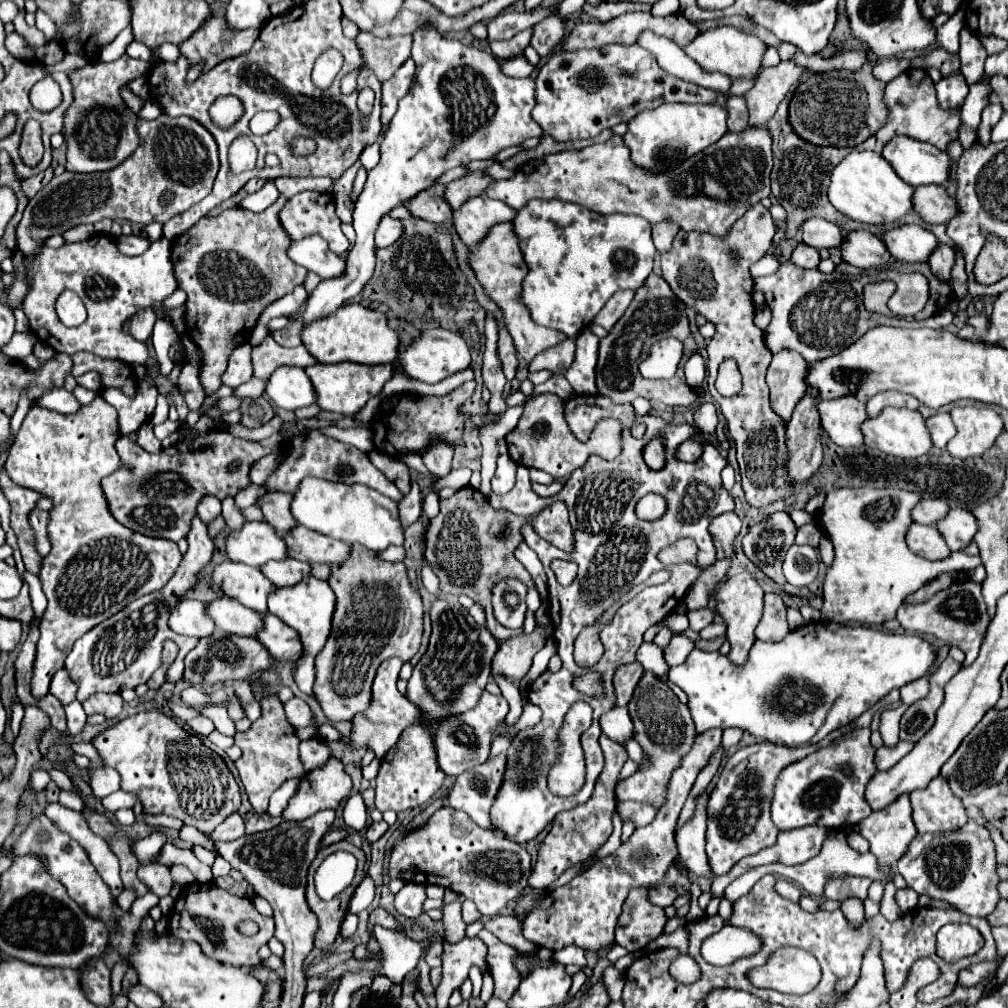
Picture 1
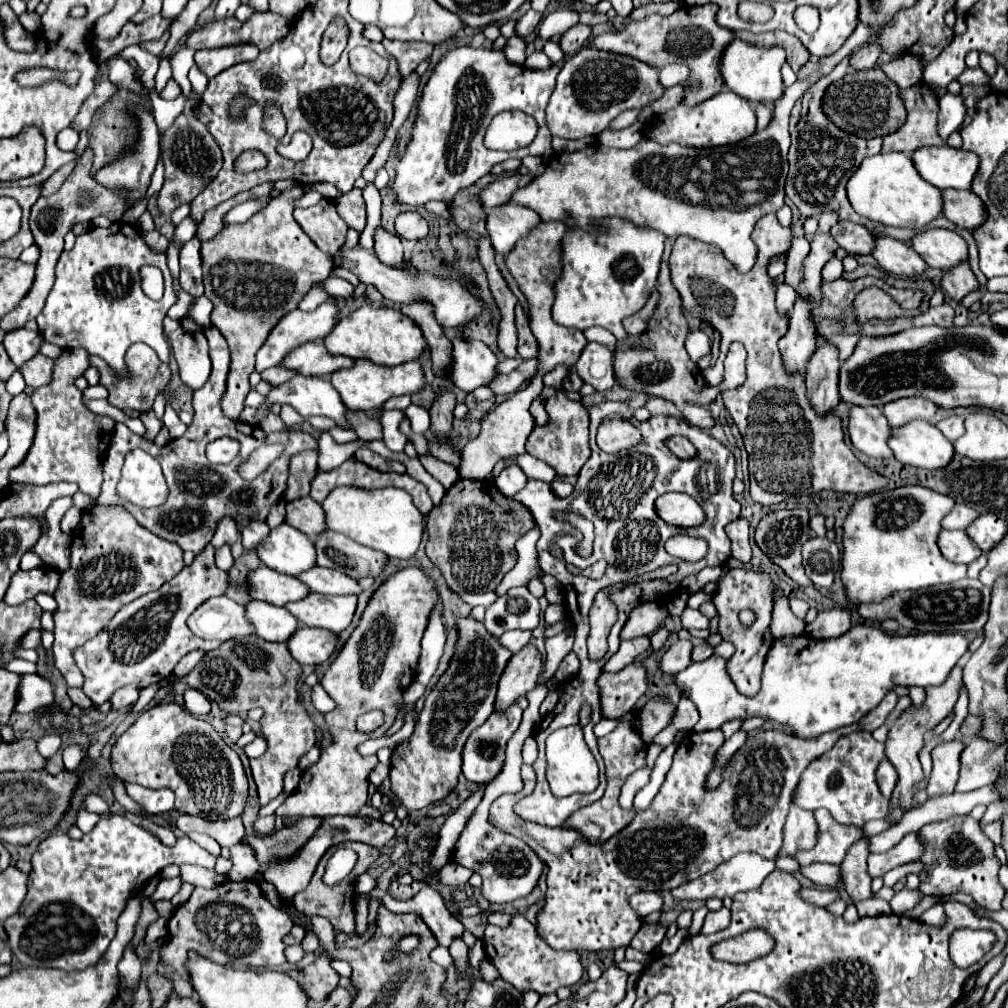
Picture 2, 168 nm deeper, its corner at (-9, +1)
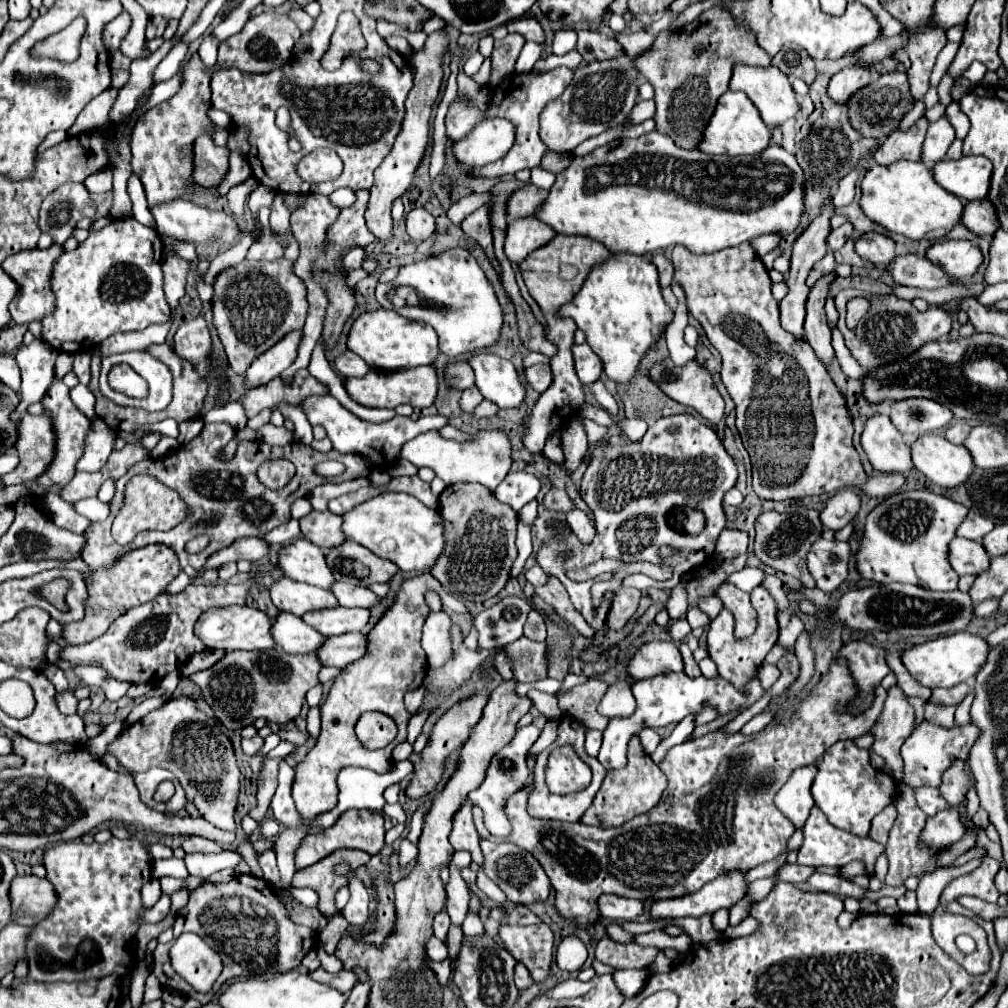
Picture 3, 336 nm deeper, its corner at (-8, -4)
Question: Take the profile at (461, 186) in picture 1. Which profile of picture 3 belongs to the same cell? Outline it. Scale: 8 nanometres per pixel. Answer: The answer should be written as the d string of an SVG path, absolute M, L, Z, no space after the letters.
M526 185L522 189L518 189L510 201L508 201L508 217L510 219L518 219L518 217L532 217L536 213L536 209L540 209L540 205L546 201L548 191L538 189L534 185Z

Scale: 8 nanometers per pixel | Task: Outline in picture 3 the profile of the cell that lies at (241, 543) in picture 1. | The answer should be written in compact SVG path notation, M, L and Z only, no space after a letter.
M308 539L292 541L290 545L282 547L278 557L284 575L294 581L302 581L322 589L330 589L336 581L332 571L328 569L324 551Z

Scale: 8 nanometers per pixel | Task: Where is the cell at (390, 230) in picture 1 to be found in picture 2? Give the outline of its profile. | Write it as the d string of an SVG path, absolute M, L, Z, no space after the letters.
M409 210L409 212L401 212L397 218L395 218L395 234L399 238L405 238L405 240L419 240L423 236L427 236L427 222L415 212L415 210Z

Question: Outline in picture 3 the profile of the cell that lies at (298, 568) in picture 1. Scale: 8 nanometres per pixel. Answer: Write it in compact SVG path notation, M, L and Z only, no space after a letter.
M334 583L332 593L336 595L336 599L340 601L342 607L374 607L380 603L380 597L376 593L372 593L368 587L358 587L352 583Z

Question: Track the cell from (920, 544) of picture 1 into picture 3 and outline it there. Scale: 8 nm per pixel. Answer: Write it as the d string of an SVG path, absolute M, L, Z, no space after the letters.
M956 537L950 543L950 565L958 575L978 575L990 565L990 557L982 543Z

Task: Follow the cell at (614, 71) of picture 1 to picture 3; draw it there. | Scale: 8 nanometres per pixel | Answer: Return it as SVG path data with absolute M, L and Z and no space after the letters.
M628 57L580 65L566 91L556 101L548 103L540 115L542 143L554 153L572 153L588 137L616 127L622 119L626 119L636 103L636 79L638 71L630 65Z

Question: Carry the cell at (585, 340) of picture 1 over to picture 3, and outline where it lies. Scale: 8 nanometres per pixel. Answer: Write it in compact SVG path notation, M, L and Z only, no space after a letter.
M572 345L572 355L574 355L574 369L578 379L584 385L594 383L602 375L602 361L600 357L590 349L590 345Z

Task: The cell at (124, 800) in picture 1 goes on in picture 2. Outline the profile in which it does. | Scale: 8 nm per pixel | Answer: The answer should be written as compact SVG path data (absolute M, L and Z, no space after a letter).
M125 784L127 794L141 804L149 814L163 814L173 810L173 794L169 790L149 790L139 784Z

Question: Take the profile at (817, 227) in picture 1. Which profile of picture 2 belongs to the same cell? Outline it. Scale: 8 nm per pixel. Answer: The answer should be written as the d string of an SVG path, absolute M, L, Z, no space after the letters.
M841 220L831 228L831 232L833 232L833 238L837 240L837 244L843 250L847 250L847 254L851 254L851 256L871 254L871 250L873 250L873 244L875 244L873 234L861 224Z

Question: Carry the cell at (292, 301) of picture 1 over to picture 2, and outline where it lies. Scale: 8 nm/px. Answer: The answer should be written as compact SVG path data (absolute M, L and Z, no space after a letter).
M325 278L325 280L321 280L321 282L313 284L313 286L325 288L325 292L329 296L343 296L343 298L347 298L347 296L353 294L353 286L349 282L345 282L345 280L339 280L339 278Z

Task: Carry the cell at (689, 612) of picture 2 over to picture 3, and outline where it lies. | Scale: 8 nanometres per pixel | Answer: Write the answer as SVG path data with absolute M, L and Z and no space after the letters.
M678 619L678 621L670 623L670 627L668 627L668 635L670 635L674 641L682 641L688 633L690 633L690 625L688 625L686 619Z

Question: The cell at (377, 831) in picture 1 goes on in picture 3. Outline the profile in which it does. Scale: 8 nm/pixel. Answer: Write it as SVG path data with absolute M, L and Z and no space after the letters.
M352 809L352 811L342 813L340 819L332 827L324 829L320 835L314 835L314 837L308 835L302 841L302 845L296 851L296 869L304 869L312 863L318 863L320 859L324 859L326 855L330 855L336 849L360 849L370 855L376 855L382 847L384 847L384 819L382 819L382 815L376 811L368 811L368 809L362 809L362 811Z

